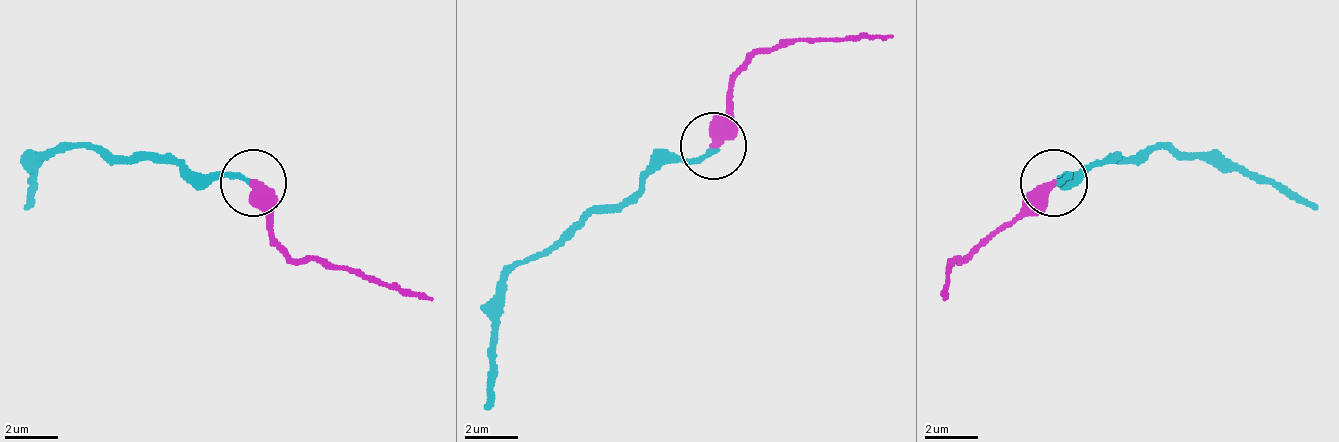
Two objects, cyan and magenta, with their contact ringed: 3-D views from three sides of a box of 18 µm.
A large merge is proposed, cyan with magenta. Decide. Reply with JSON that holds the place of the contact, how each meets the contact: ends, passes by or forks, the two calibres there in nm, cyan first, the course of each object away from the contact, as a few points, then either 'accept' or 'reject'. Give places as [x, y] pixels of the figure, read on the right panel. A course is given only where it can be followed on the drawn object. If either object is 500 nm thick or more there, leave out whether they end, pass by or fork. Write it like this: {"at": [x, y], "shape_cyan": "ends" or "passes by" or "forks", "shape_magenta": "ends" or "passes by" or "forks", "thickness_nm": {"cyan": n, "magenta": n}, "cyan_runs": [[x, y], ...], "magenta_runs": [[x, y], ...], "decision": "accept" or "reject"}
{"at": [1054, 182], "shape_cyan": "ends", "shape_magenta": "ends", "thickness_nm": {"cyan": 200, "magenta": 440}, "cyan_runs": [[1055, 184], [1115, 157], [1168, 144], [1182, 157], [1242, 164], [1288, 184], [1315, 211]], "magenta_runs": [[1055, 184], [989, 230], [962, 257], [942, 297]], "decision": "accept"}

